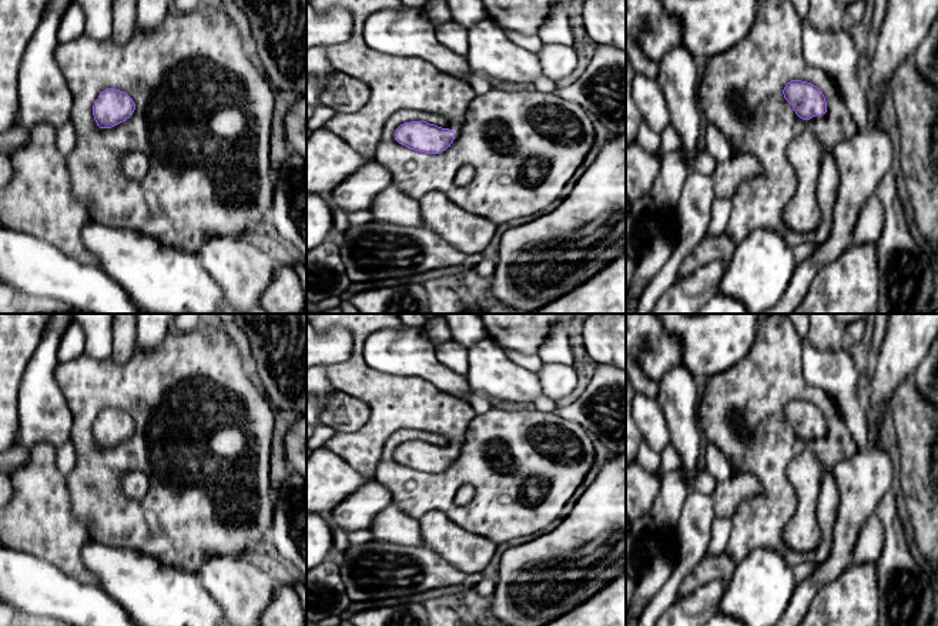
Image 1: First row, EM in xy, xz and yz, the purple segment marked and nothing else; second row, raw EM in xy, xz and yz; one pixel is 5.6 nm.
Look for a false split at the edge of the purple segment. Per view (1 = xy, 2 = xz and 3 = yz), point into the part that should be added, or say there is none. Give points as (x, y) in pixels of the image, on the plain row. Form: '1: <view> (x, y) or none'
1: none
2: xz (397, 402)
3: none

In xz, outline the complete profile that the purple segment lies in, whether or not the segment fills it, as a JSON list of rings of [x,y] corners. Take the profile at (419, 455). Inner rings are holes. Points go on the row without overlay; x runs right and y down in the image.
[[[306,314],[306,321],[314,327],[325,329],[329,327],[345,327],[354,337],[354,348],[345,361],[326,364],[326,374],[336,391],[366,402],[371,408],[368,422],[355,432],[335,432],[322,448],[334,452],[364,476],[375,476],[382,449],[386,439],[401,431],[413,429],[445,438],[448,448],[426,441],[411,441],[401,443],[395,451],[395,459],[419,472],[439,473],[455,459],[455,453],[463,443],[465,433],[476,416],[473,408],[462,398],[442,392],[421,376],[398,376],[375,371],[365,365],[362,349],[366,337],[378,329],[399,328],[402,321],[398,314]]]

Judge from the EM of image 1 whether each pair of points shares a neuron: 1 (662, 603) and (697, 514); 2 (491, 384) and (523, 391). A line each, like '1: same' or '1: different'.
1: same
2: same

